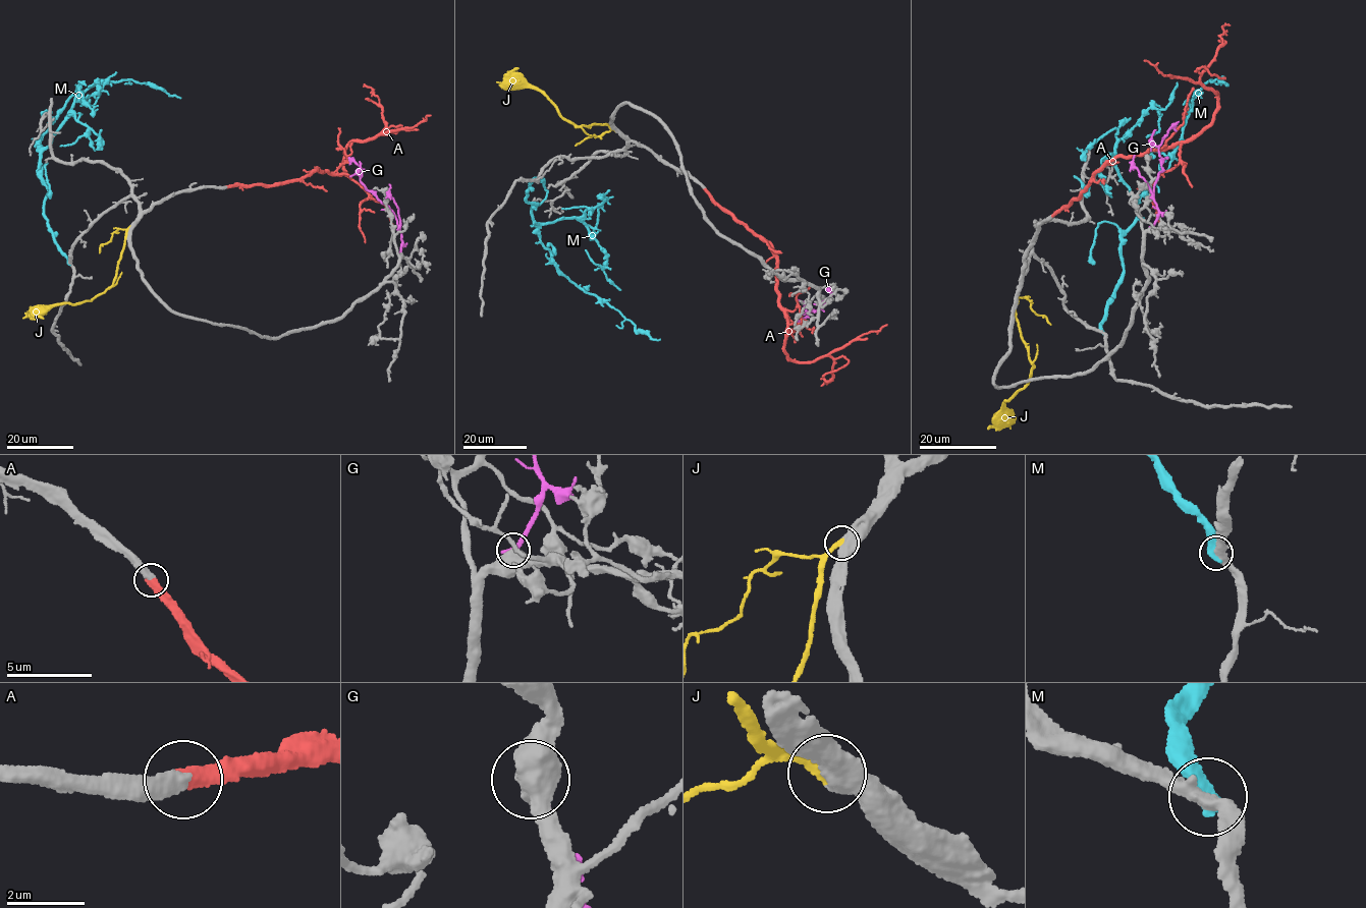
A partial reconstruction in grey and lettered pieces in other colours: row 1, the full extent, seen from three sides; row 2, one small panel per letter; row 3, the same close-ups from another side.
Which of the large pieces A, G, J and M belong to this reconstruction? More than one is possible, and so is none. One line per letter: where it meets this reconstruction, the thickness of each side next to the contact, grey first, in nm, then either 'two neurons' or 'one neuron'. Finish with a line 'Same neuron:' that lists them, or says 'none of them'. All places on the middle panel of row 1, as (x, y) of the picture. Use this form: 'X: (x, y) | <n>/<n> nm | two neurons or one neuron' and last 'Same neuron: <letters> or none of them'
A: (704, 188) | 440/460 nm | one neuron
G: (817, 296) | 700/320 nm | two neurons
J: (615, 130) | 550/320 nm | one neuron
M: (536, 179) | 400/500 nm | two neurons
Same neuron: A, J

